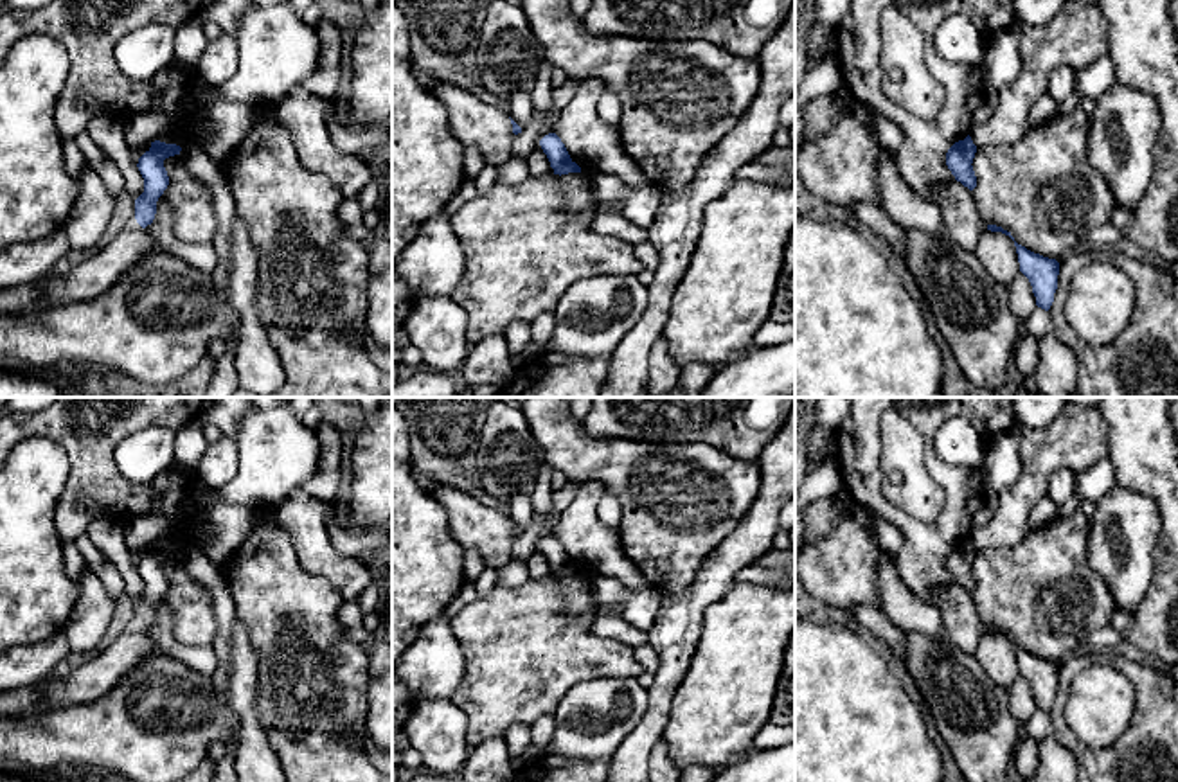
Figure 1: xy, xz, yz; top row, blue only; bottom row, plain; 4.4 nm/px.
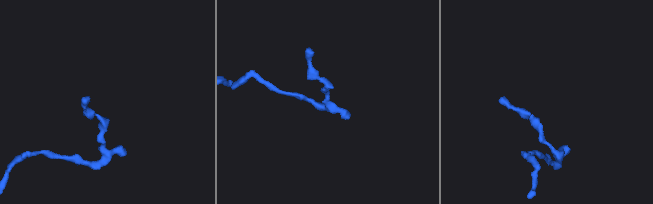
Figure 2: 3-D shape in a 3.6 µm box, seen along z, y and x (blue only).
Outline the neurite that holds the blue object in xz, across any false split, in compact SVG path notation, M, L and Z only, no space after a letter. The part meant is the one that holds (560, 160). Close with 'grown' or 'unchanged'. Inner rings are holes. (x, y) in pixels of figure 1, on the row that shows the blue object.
M549 133L540 140L543 153L547 155L554 174L581 173L581 167L570 158L565 144L556 133Z; unchanged

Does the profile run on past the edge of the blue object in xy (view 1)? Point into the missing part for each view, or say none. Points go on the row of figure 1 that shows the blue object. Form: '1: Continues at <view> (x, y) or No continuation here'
1: No continuation here

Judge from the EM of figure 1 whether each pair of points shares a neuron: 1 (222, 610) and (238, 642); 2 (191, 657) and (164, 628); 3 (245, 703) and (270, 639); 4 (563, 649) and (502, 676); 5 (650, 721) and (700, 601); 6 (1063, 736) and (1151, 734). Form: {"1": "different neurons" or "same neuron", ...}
{"1": "different neurons", "2": "same neuron", "3": "different neurons", "4": "same neuron", "5": "same neuron", "6": "same neuron"}

